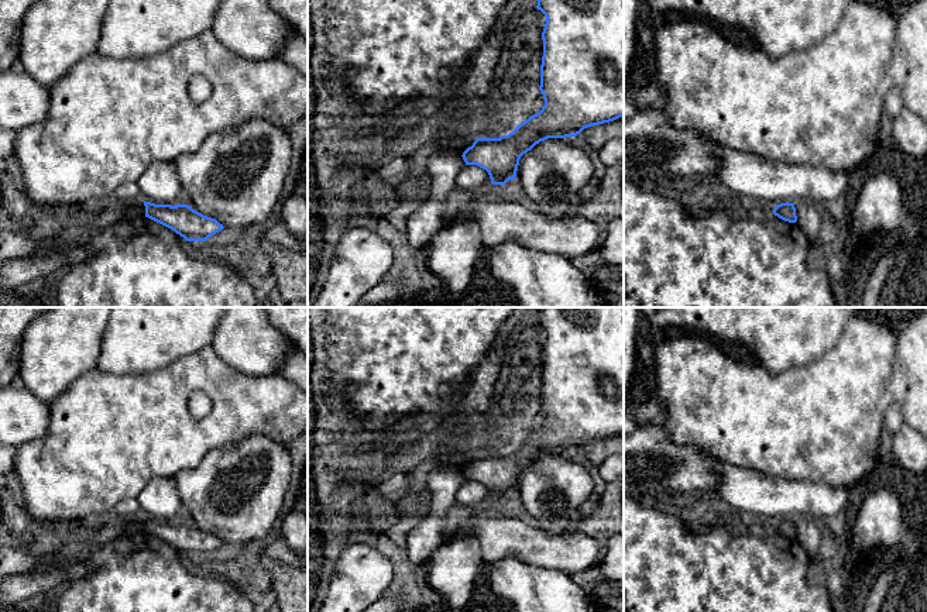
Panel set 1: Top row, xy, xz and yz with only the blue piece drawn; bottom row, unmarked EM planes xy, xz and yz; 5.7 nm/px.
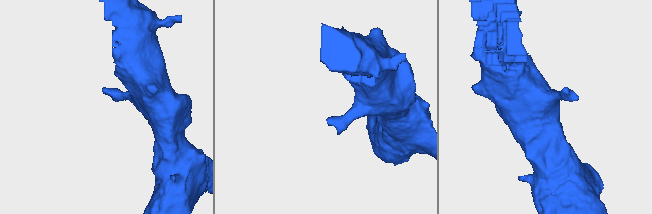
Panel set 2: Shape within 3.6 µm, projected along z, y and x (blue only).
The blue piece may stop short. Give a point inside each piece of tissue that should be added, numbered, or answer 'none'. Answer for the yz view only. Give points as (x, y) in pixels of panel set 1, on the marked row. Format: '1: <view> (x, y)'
none

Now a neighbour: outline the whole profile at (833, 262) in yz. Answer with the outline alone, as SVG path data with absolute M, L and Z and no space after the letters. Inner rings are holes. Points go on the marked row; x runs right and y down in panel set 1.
M838 245L821 254L820 264L824 267L832 286L844 281L845 268Z

